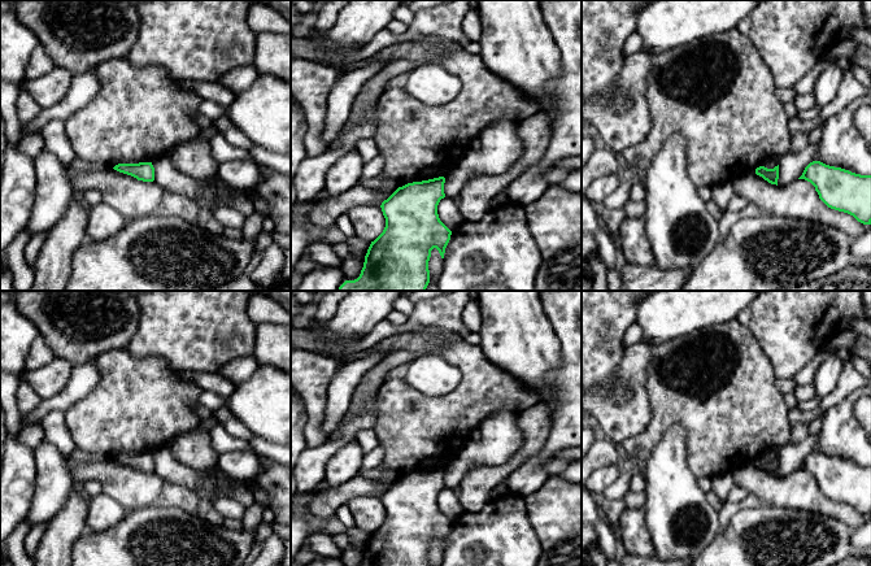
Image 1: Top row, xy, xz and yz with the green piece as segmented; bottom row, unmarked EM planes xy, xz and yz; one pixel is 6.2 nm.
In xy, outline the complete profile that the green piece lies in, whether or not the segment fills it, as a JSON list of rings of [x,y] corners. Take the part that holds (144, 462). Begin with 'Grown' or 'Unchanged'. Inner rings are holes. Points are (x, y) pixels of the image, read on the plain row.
Unchanged. [[[139,453],[139,454],[118,454],[113,458],[114,461],[131,466],[138,471],[153,473],[154,471],[154,458],[152,453]]]

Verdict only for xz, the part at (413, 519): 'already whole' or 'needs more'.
already whole

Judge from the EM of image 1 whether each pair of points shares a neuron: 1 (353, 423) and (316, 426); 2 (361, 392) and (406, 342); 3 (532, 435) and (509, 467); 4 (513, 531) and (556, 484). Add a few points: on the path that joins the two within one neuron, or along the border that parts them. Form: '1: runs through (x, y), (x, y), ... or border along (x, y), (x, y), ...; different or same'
1: border along (327, 438), (317, 445), (308, 447); different
2: border along (422, 344), (392, 352); different
3: runs through (532, 443), (517, 460); same
4: border along (523, 499), (527, 506), (527, 518), (540, 543); different

